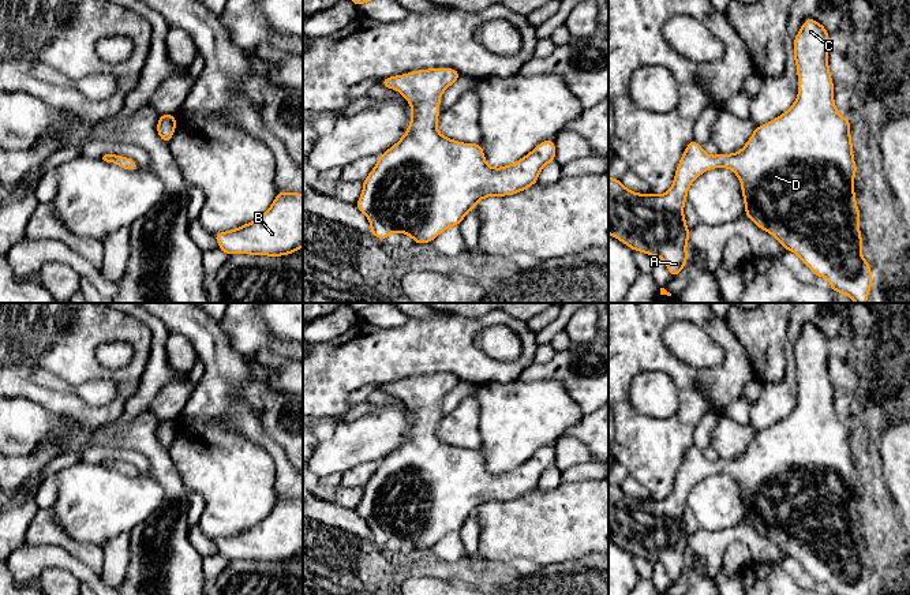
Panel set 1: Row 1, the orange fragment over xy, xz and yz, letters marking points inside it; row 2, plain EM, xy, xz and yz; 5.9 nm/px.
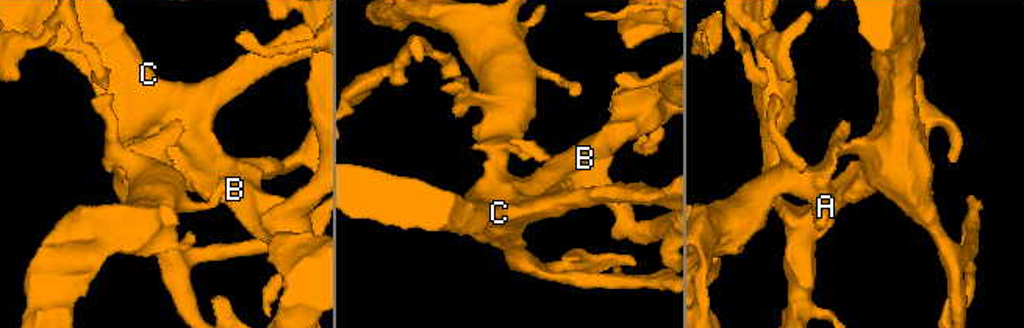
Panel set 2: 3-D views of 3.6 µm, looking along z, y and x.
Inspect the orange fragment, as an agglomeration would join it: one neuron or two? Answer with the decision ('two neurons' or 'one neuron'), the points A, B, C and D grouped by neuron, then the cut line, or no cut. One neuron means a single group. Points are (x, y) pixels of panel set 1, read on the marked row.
one neuron; A B C D; no cut

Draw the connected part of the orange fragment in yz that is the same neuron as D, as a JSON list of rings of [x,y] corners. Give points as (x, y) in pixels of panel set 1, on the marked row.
[[[806,19],[794,38],[798,74],[798,97],[780,116],[756,127],[750,139],[737,153],[709,156],[692,139],[675,169],[671,188],[660,195],[637,194],[621,180],[608,176],[608,235],[643,251],[660,257],[674,278],[686,265],[689,228],[684,205],[690,184],[714,168],[731,169],[741,182],[745,216],[756,227],[776,237],[784,250],[797,254],[816,277],[825,277],[831,291],[866,303],[872,288],[872,270],[861,254],[858,228],[861,216],[853,182],[857,173],[849,117],[842,117],[834,101],[834,82],[828,67],[830,33],[821,23]]]

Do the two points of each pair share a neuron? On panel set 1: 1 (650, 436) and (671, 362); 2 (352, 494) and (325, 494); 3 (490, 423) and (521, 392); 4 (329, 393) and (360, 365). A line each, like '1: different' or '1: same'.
1: same
2: same
3: same
4: same

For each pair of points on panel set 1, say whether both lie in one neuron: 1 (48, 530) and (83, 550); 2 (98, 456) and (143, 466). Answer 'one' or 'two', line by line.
1: one
2: one

